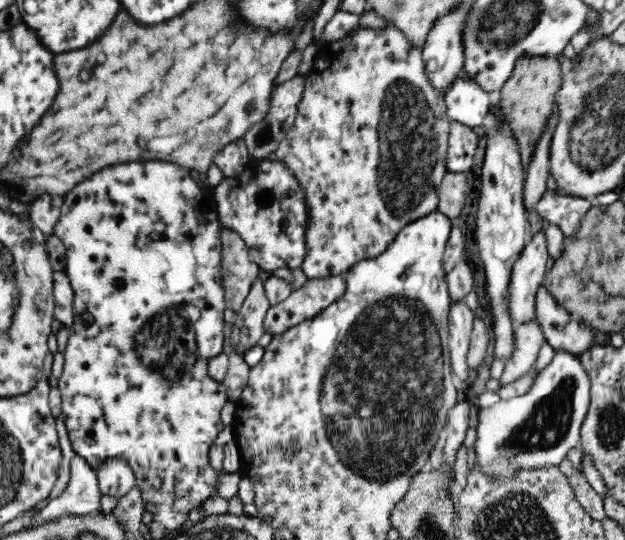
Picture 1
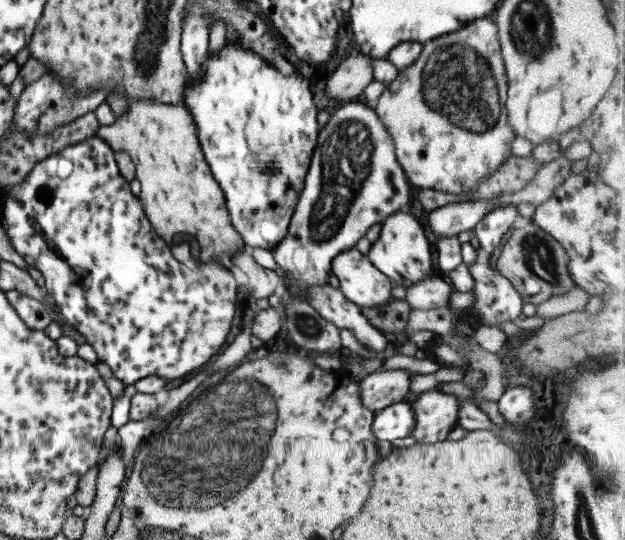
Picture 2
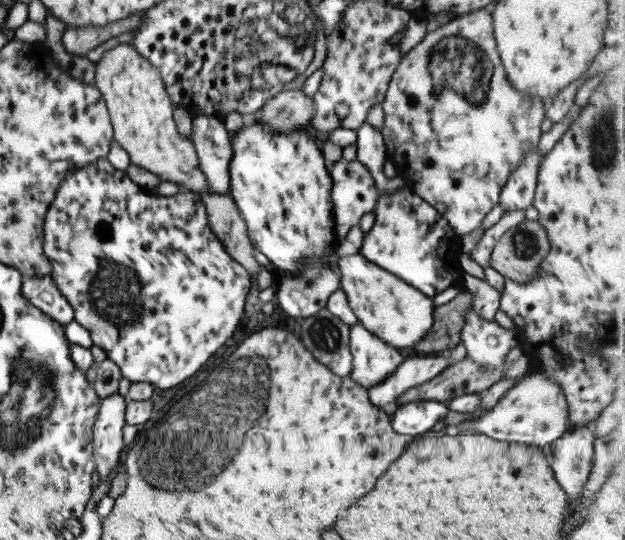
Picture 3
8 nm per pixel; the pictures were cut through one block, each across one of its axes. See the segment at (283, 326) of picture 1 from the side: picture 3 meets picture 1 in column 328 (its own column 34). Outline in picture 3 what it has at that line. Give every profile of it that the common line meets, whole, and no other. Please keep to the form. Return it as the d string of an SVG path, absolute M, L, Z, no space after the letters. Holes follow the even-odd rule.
M49 275L23 279L21 292L35 308L40 308L55 322L65 325L73 321L74 314L71 305L59 292Z

